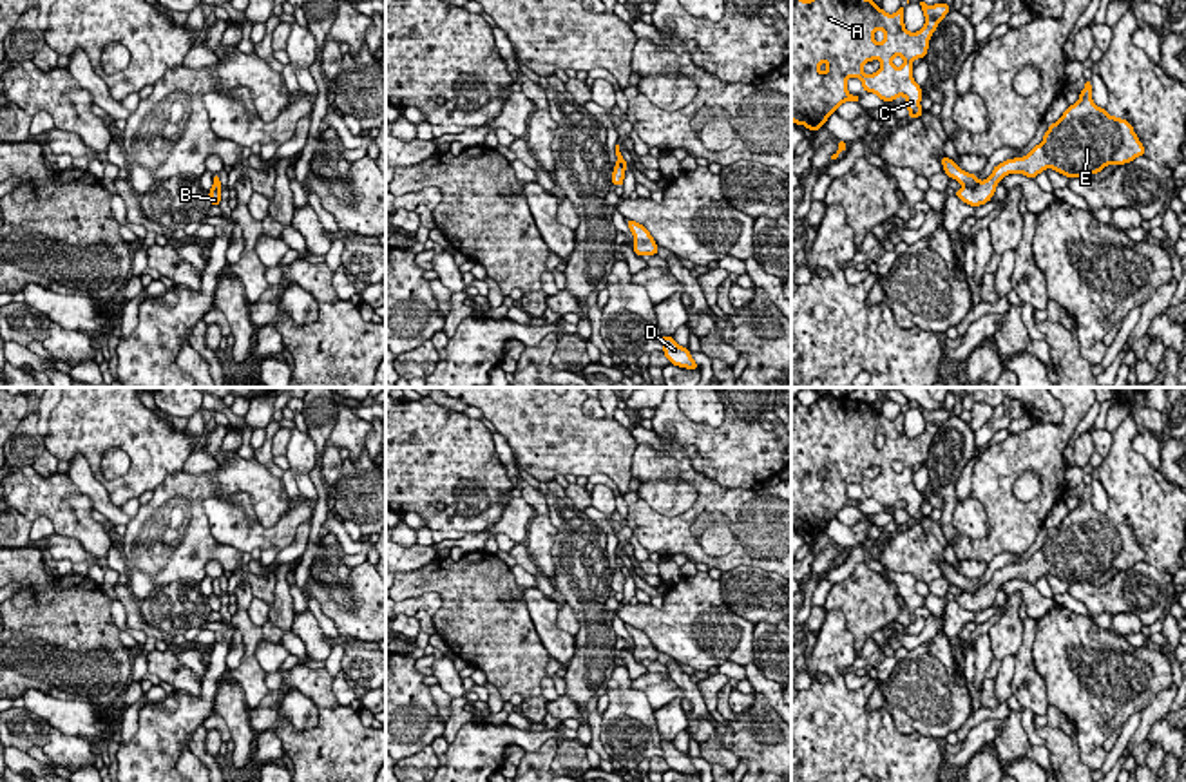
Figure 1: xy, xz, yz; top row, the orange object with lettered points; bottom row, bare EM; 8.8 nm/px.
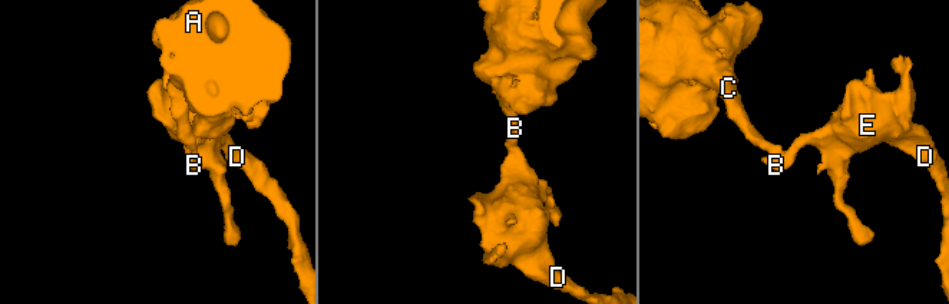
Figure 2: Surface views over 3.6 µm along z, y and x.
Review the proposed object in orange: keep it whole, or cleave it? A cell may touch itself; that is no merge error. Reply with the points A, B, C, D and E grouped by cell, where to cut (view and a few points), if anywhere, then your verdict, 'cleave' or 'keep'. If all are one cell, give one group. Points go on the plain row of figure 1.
A C / B D E; cut in yz along (980, 587), (973, 592), (964, 592); cleave

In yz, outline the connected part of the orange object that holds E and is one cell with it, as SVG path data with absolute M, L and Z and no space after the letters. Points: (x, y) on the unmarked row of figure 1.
M1092 487L1074 510L1068 510L1063 521L1048 530L1043 547L1027 561L1007 565L992 574L992 579L974 594L954 596L965 610L980 612L992 605L998 588L1007 579L1023 579L1034 585L1045 574L1052 574L1070 583L1088 583L1099 579L1105 572L1126 570L1146 554L1139 547L1130 527L1110 521L1092 505Z

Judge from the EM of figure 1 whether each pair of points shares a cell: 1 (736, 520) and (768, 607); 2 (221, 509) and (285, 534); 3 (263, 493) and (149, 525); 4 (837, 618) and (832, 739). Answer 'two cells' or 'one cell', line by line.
1: two cells
2: one cell
3: one cell
4: one cell

